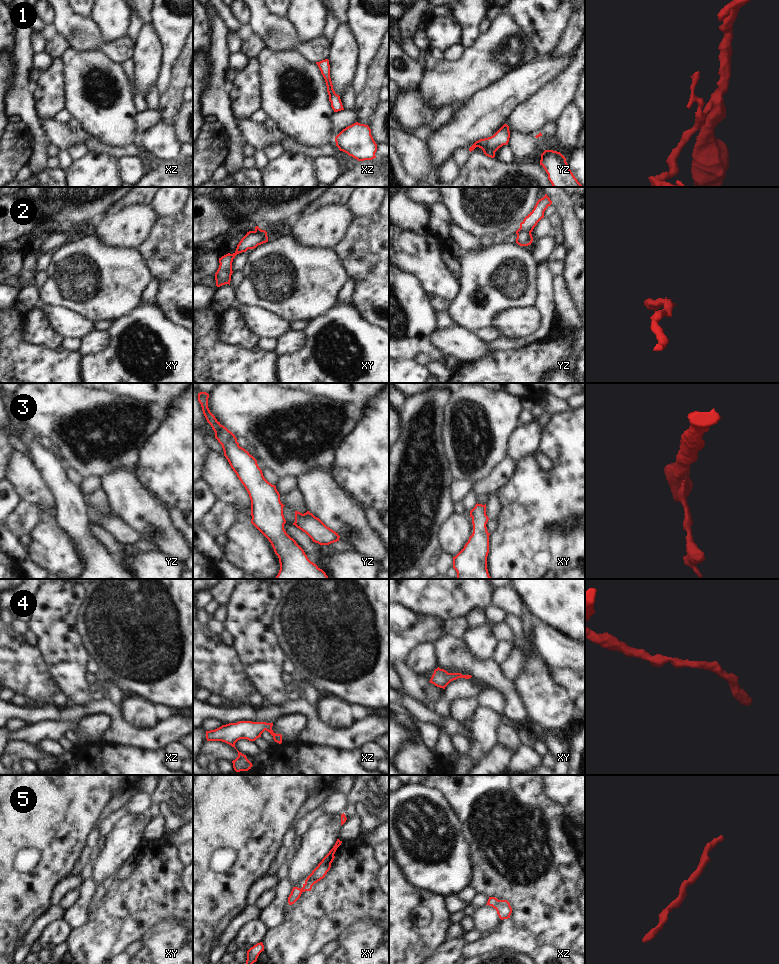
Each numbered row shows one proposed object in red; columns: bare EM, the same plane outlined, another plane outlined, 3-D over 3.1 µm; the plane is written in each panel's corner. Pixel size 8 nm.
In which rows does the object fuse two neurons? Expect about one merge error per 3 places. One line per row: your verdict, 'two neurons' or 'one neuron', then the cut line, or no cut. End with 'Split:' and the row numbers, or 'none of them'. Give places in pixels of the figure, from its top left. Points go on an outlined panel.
1: one neuron; cut none
2: two neurons; cut yz (530, 231), (519, 231), (516, 233)
3: two neurons; cut yz (281, 504), (282, 509)
4: one neuron; cut none
5: one neuron; cut none
Split: 2, 3

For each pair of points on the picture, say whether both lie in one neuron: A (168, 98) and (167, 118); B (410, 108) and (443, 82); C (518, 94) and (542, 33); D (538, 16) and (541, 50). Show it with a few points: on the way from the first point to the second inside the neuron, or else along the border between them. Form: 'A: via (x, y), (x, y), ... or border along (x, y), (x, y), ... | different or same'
A: via (168, 103), (168, 113) | same
B: border along (418, 87), (423, 99), (427, 103), (440, 108) | different
C: border along (537, 58), (544, 59) | different
D: via (541, 24), (541, 42) | same

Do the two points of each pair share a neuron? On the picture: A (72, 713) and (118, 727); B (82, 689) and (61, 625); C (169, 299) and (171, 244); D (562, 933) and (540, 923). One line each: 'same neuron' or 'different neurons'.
A: same neuron
B: same neuron
C: same neuron
D: same neuron

